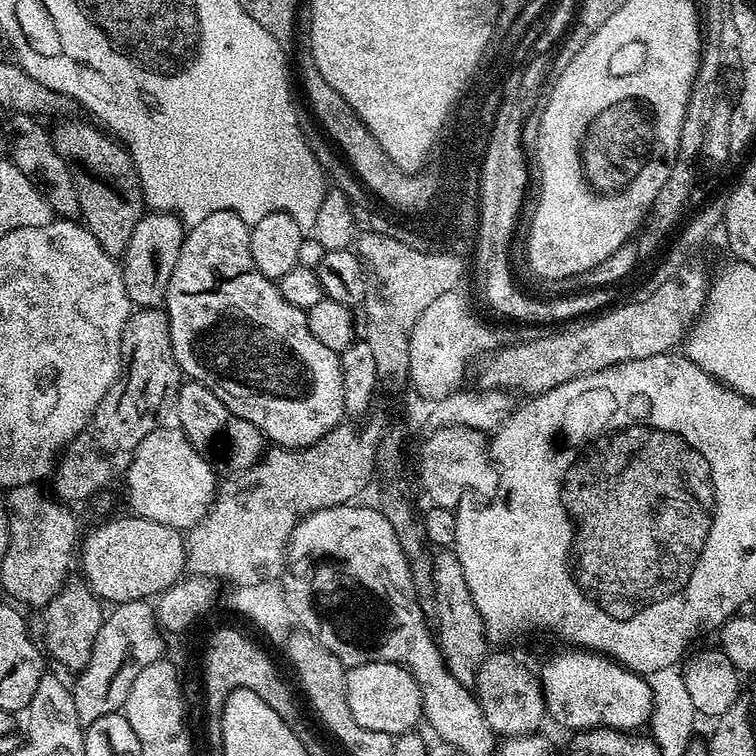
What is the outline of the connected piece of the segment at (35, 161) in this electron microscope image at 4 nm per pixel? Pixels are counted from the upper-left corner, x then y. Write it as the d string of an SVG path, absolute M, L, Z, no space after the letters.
M13 115L12 120L12 163L26 174L36 184L36 188L50 202L53 213L62 220L76 220L80 216L79 194L76 189L74 168L69 161L64 160L62 154L52 144L51 131L43 128L41 121L35 116Z

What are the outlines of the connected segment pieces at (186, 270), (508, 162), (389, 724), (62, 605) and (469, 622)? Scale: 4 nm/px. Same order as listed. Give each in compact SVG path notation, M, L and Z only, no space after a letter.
M218 210L187 229L174 274L166 286L163 309L170 322L170 342L181 373L206 386L238 418L246 418L273 445L305 448L345 419L340 356L310 334L308 313L282 298L277 281L266 278L250 258L251 227L238 214Z
M519 79L516 83L516 89L514 90L515 100L512 102L512 112L510 114L506 114L506 118L504 120L500 120L499 123L493 122L493 126L498 126L498 128L492 128L492 131L496 134L510 134L510 136L493 136L493 134L489 134L488 137L492 139L492 147L491 151L488 153L487 167L484 171L484 186L480 191L478 191L478 198L480 198L480 206L478 205L478 213L480 217L480 225L477 228L477 238L475 248L479 251L479 273L480 273L480 285L478 286L479 291L484 291L484 300L489 304L490 307L493 308L494 311L497 312L500 316L505 316L508 320L517 320L520 324L552 324L548 326L560 326L565 322L576 322L581 318L591 317L593 314L599 313L601 310L607 309L609 305L613 303L612 294L614 294L612 288L595 288L594 290L590 290L589 292L573 292L571 294L552 294L552 297L549 300L543 300L540 296L527 296L526 293L523 292L522 289L519 288L518 285L512 281L512 276L508 273L508 251L512 248L512 235L516 232L516 223L520 220L520 207L524 204L524 191L528 188L528 164L524 161L524 155L526 155L526 149L524 147L524 138L526 135L526 129L524 129L524 119L527 118L528 115L532 112L532 106L534 104L534 100L536 98L536 83L535 79L524 80Z
M372 660L369 664L347 669L344 681L348 709L358 726L366 726L366 730L378 730L395 738L413 731L416 723L421 723L424 711L420 687L407 668Z
M69 582L64 589L42 609L44 616L44 644L48 647L47 655L57 660L64 668L69 668L72 674L78 674L90 662L90 652L94 650L94 640L102 626L106 612L101 601L94 595L92 589L83 582Z
M440 550L433 555L432 574L434 599L438 602L435 619L440 620L436 636L440 652L444 655L444 665L454 678L458 678L458 682L462 682L462 686L475 689L479 668L490 653L490 637L484 629L484 619L482 614L478 614L478 606L474 606L474 598L470 598L466 574L462 574L462 562L458 562L455 551Z

